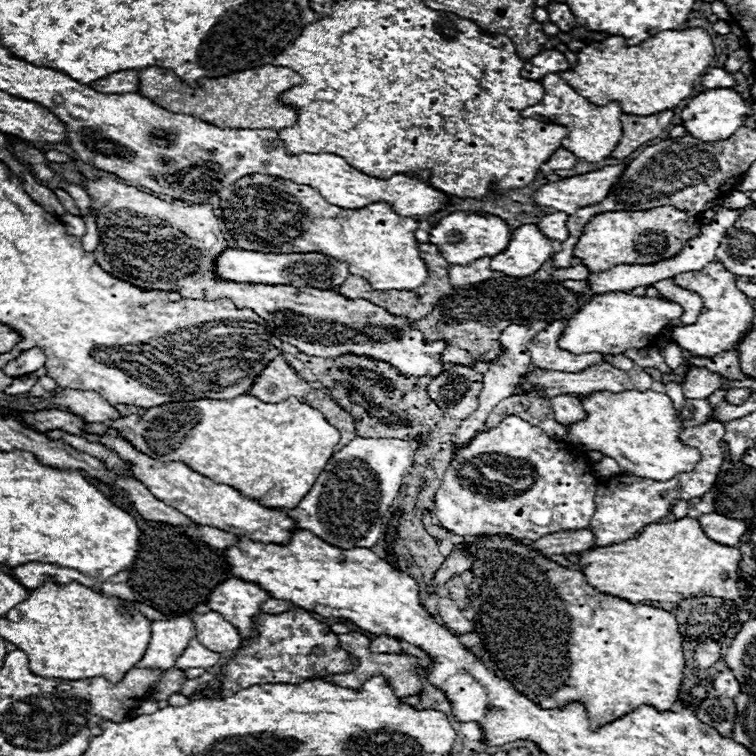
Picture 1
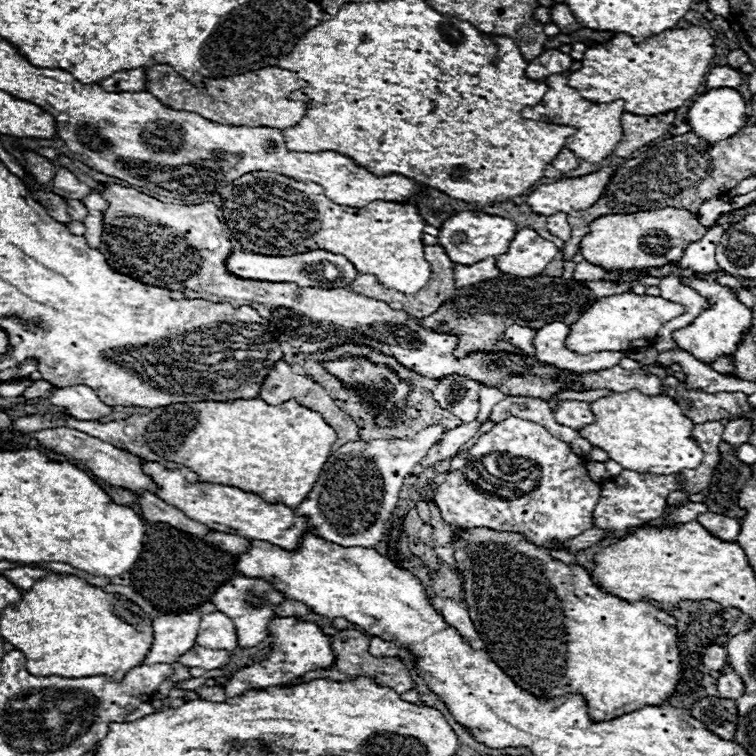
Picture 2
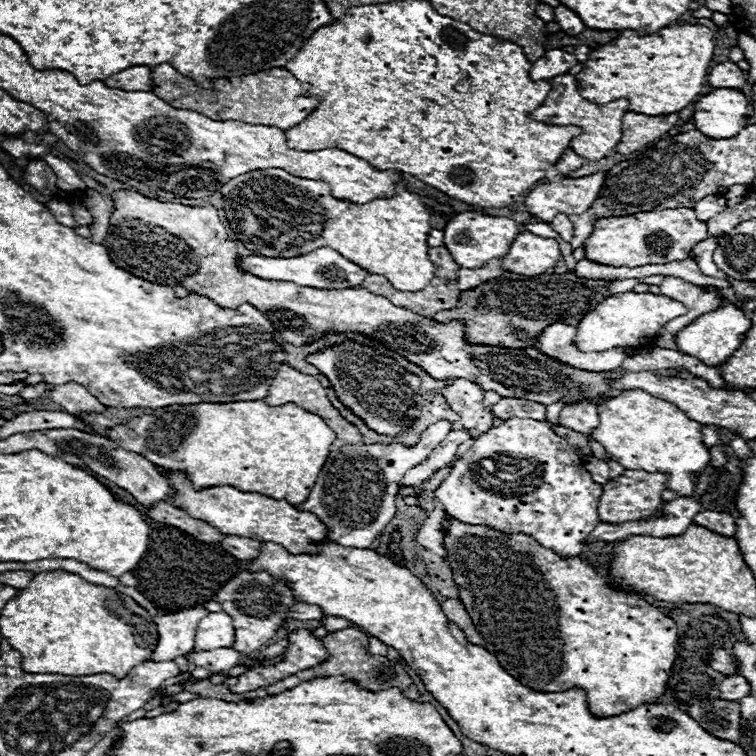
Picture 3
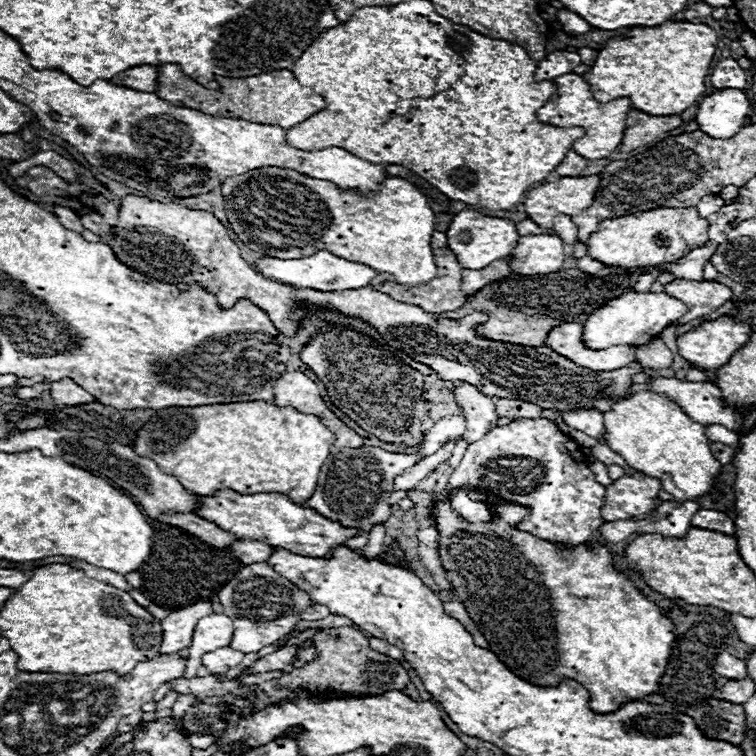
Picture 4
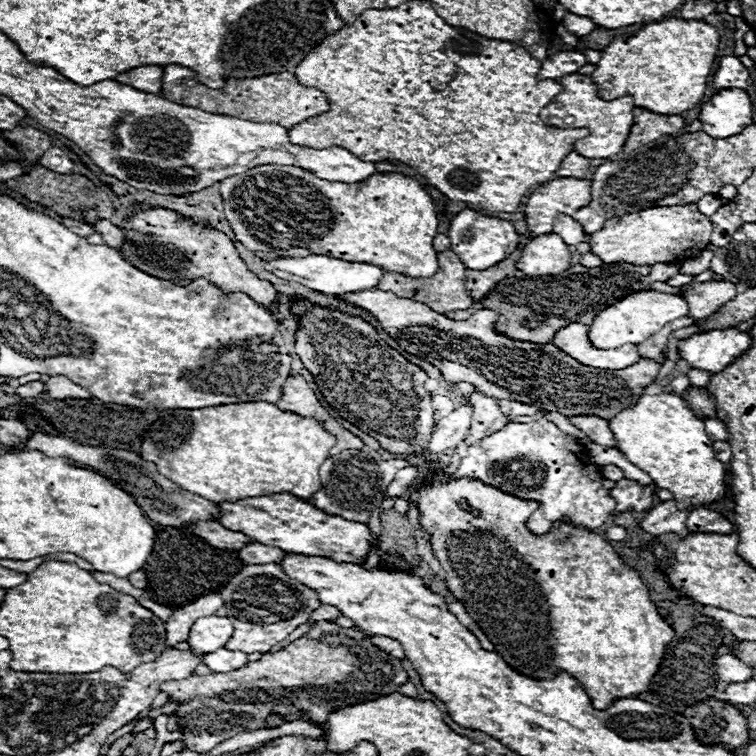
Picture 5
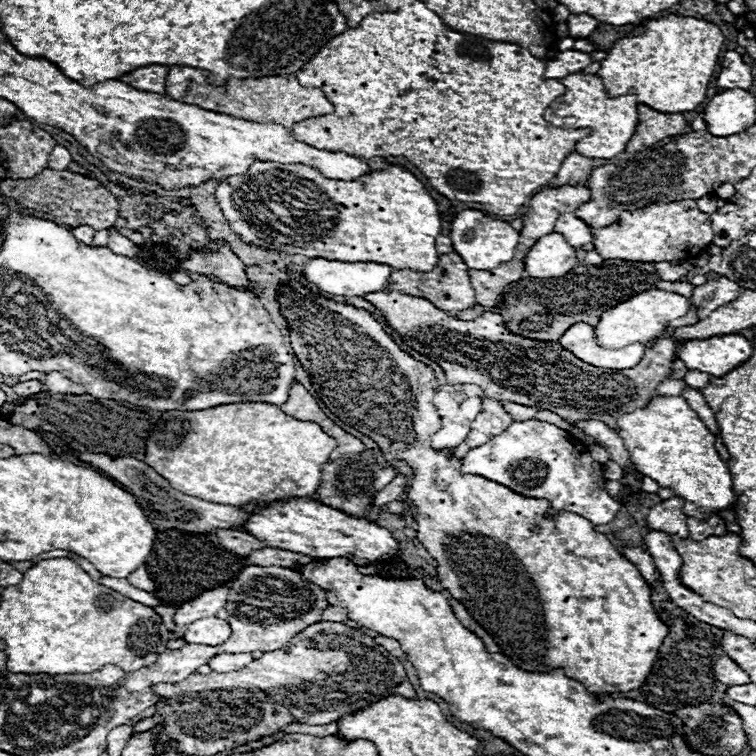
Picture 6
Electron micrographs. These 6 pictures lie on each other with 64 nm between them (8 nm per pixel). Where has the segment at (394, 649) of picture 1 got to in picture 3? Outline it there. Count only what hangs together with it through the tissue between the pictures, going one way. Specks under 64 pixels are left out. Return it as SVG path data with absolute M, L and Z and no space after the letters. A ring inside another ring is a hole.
M370 638L370 648L368 648L374 656L386 656L386 658L392 658L392 660L398 660L400 658L400 652L384 642L380 642L378 638Z

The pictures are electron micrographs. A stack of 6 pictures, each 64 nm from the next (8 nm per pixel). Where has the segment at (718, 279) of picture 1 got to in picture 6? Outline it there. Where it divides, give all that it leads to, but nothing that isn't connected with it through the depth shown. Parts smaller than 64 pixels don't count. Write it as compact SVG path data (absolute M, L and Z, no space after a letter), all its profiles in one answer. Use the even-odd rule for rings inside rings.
M724 334L712 336L708 340L688 340L678 346L678 358L686 364L688 370L700 370L710 376L724 376L732 368L744 364L752 356L752 344L742 334Z

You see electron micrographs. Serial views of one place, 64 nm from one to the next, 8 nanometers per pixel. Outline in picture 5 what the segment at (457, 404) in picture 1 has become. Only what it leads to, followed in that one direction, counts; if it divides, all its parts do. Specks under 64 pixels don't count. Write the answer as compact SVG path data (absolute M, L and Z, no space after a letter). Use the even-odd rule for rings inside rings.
M472 392L470 396L466 396L466 400L472 406L472 422L470 422L466 440L464 440L468 446L476 444L484 436L494 434L496 430L500 430L508 424L508 418L498 408L498 400L484 396L480 392Z

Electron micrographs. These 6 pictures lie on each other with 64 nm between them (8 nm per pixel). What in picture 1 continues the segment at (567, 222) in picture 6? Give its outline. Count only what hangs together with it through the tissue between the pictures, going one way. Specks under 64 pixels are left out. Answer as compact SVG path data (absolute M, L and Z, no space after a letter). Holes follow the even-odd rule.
M546 214L540 218L538 228L542 234L546 234L546 238L564 242L568 238L566 220L568 220L568 214Z

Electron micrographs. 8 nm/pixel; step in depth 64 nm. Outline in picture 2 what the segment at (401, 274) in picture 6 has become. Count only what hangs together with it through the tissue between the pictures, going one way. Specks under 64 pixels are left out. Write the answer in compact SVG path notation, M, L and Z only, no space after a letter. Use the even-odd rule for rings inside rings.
M426 246L426 260L430 262L432 276L430 276L428 284L426 284L422 290L418 290L416 294L404 294L404 292L398 292L398 290L386 290L386 288L382 288L380 284L374 282L374 276L372 276L372 274L364 274L364 276L356 278L356 282L350 282L350 284L348 284L348 290L356 292L356 294L364 294L364 296L368 296L368 298L376 298L376 300L380 300L380 302L388 302L388 306L392 306L394 310L404 310L404 312L410 314L412 318L418 318L418 320L420 320L420 318L426 318L426 316L434 314L446 300L450 300L452 294L454 294L454 290L456 290L454 278L452 278L456 264L448 260L446 252L444 252L440 246Z

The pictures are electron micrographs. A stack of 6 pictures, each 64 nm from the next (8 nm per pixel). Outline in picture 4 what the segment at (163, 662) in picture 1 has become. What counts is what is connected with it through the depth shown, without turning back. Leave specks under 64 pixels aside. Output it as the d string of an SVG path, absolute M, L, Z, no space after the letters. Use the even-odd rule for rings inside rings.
M210 600L196 602L182 610L170 612L166 618L162 618L160 626L164 630L164 642L160 644L160 654L174 654L182 648L190 648L192 630L196 628L196 622L206 614L212 614Z

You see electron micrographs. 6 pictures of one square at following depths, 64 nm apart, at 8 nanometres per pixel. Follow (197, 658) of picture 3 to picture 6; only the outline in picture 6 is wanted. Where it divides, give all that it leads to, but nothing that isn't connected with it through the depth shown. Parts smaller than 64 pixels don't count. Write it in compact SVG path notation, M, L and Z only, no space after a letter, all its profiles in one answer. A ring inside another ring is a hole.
M216 654L216 658L212 658L208 666L214 672L234 672L248 666L252 660L252 654Z

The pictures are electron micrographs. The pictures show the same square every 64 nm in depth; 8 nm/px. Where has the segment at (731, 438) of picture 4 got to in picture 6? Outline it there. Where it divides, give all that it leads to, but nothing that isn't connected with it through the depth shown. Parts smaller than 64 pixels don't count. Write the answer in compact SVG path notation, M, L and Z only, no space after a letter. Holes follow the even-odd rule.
M686 388L682 390L682 396L688 400L688 404L692 406L692 410L696 410L700 414L700 418L704 418L708 430L712 430L712 434L720 436L720 428L716 424L716 418L714 418L714 412L708 408L704 396L698 392L698 390L692 390L692 388Z

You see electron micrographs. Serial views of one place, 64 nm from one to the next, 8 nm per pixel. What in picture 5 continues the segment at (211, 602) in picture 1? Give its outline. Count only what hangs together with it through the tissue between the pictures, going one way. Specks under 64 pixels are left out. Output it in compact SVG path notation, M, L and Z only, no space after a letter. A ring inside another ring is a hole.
M244 566L240 574L236 574L222 590L224 608L228 618L232 618L234 634L228 640L228 650L240 650L246 654L266 652L278 642L282 642L296 626L308 622L308 614L320 606L318 594L312 588L288 578L280 566ZM240 604L248 606L240 606ZM256 608L266 608L270 612L256 612Z

